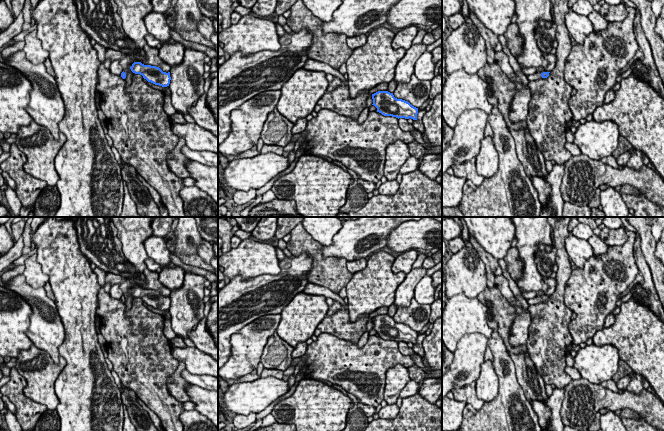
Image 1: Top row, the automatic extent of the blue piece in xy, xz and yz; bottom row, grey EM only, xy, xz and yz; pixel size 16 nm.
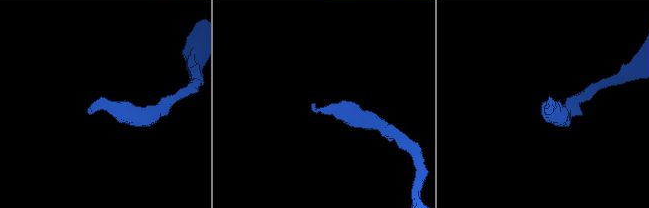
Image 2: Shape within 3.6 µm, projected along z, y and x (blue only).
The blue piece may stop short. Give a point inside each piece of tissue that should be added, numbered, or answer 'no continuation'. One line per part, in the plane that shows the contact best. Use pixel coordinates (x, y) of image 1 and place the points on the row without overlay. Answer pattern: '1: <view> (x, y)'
1: yz (537, 299)

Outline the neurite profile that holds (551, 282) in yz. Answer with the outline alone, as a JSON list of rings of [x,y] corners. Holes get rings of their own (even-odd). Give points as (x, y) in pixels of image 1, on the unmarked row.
[[[546,278],[545,279],[545,283],[548,286],[548,289],[543,292],[543,291],[539,291],[537,296],[539,297],[543,297],[543,296],[551,296],[553,294],[553,292],[555,291],[555,287],[556,287],[556,279],[555,278]]]

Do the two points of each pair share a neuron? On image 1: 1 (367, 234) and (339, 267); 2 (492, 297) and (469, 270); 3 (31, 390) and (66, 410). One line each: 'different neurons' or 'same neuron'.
1: different neurons
2: different neurons
3: different neurons

